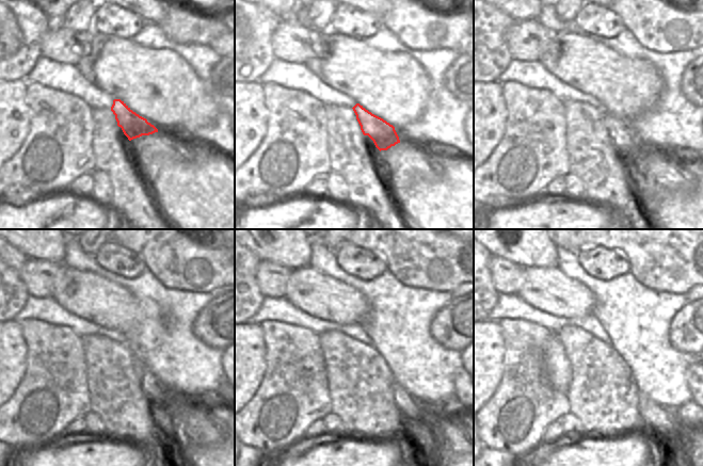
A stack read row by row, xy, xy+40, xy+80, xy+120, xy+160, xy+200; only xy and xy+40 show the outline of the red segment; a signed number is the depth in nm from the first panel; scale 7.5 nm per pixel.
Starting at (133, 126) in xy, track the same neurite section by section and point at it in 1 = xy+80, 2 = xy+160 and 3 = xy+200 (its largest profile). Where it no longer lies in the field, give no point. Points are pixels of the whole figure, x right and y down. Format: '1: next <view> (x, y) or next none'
1: next xy+80 (623, 137)
2: next xy+160 (425, 419)
3: next xy+200 (676, 424)

